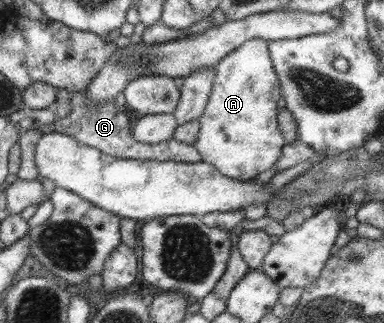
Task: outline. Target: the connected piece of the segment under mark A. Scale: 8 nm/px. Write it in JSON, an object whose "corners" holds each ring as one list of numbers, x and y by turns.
{"corners":[[248,39,213,65,216,72,211,94,200,115,199,133,193,147,201,161,228,179,251,180,274,167,284,145,277,128,276,111,281,89,271,65,267,42,266,39]]}

